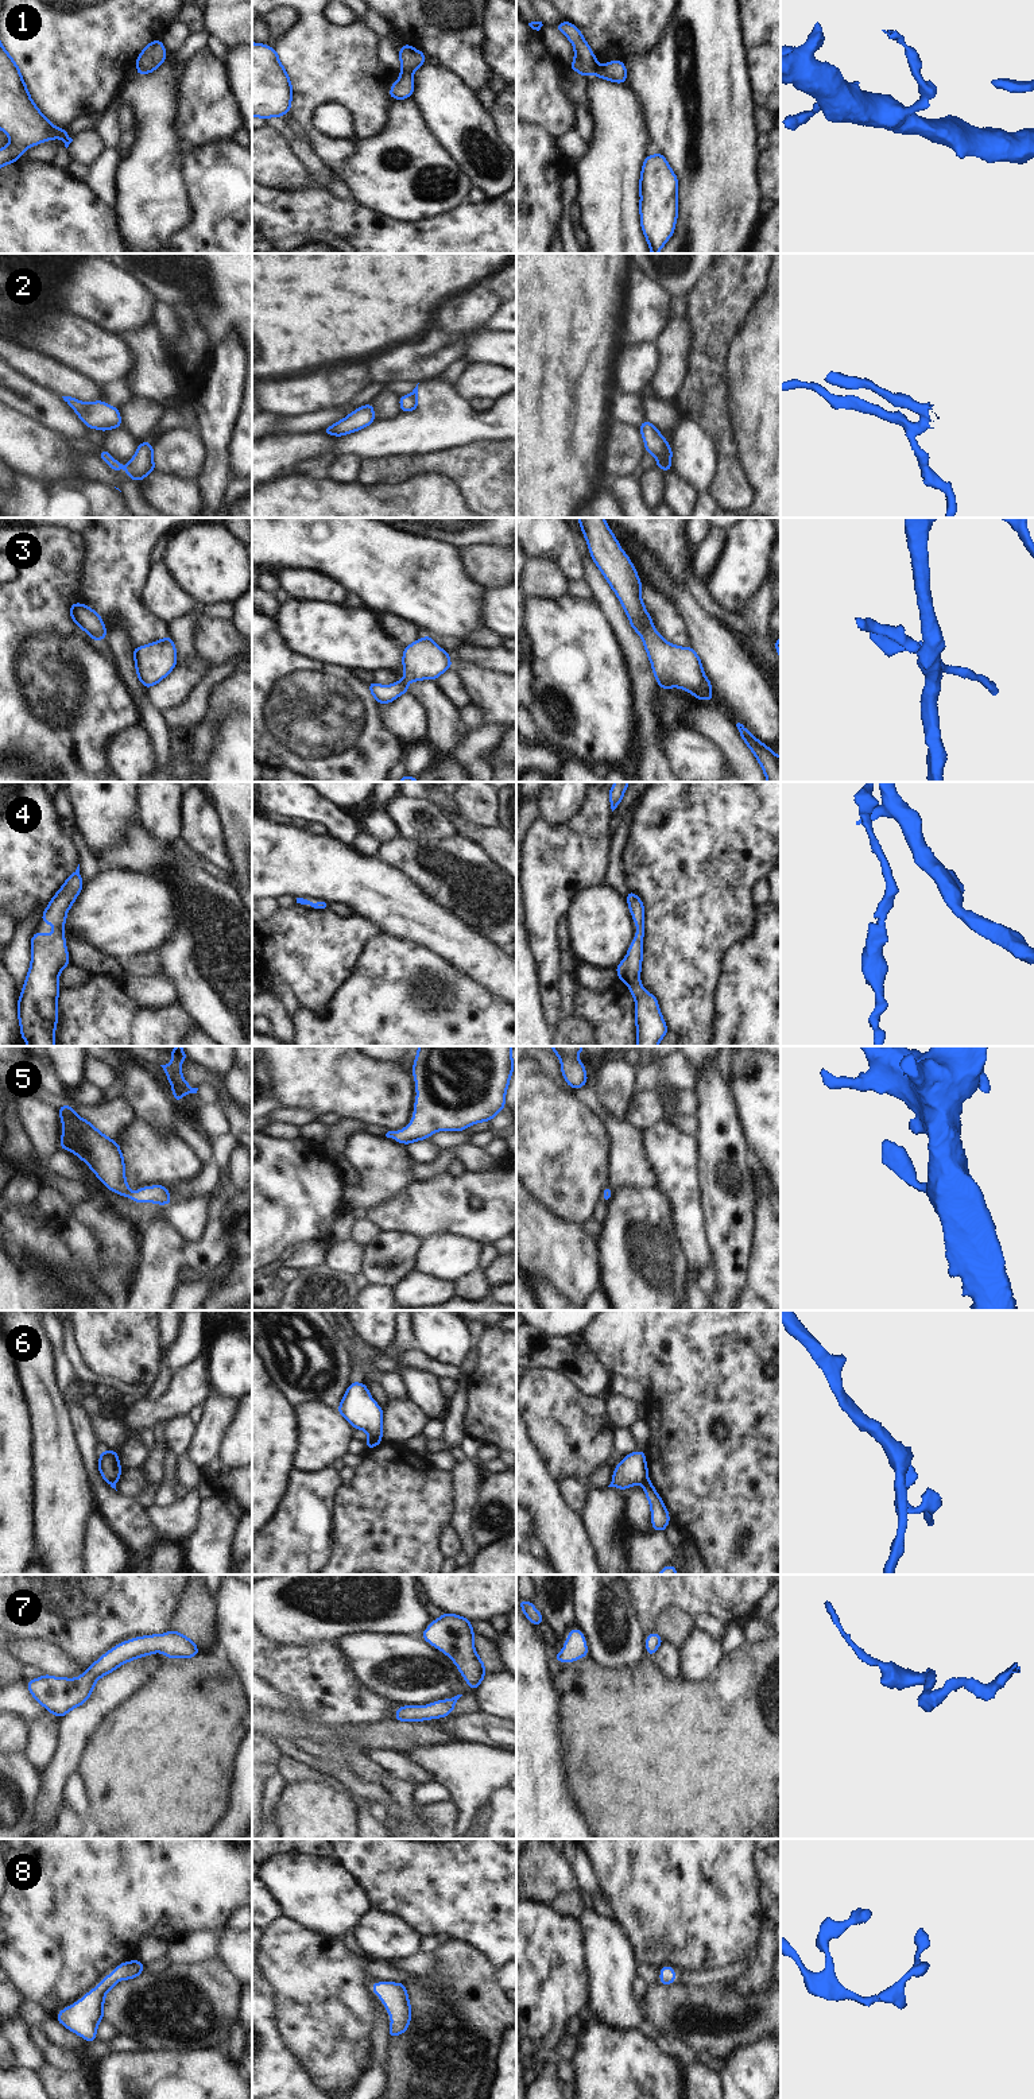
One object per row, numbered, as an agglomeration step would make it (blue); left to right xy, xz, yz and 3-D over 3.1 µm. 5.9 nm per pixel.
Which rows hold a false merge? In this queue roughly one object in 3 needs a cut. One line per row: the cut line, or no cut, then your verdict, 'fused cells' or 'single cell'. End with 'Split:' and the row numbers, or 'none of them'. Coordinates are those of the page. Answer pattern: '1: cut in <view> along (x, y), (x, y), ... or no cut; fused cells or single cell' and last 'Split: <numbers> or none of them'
1: cut in xz along (402, 68), (411, 74); fused cells
2: cut in xy along (151, 446), (153, 469); fused cells
3: no cut; single cell
4: no cut; single cell
5: no cut; single cell
6: cut in xz along (368, 1437), (380, 1439); fused cells
7: no cut; single cell
8: no cut; single cell
Split: 1, 2, 6

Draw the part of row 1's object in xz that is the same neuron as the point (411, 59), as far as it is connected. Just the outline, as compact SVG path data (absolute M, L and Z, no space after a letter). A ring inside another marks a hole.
M404 43L403 47L398 51L398 57L400 59L402 69L413 74L422 65L425 65L426 54L414 49L411 44Z

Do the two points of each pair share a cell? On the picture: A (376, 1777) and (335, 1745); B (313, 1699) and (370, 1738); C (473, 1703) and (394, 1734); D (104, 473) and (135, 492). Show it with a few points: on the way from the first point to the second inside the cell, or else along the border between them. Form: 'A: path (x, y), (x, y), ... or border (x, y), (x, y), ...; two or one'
A: path (366, 1769), (345, 1750); one
B: border (384, 1720), (376, 1724), (325, 1730); two
C: path (453, 1715), (430, 1732), (414, 1734); one
D: path (112, 477), (119, 479), (127, 485); one

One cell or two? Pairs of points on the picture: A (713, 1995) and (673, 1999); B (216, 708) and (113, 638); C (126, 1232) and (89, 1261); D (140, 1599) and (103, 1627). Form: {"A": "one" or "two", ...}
{"A": "one", "B": "two", "C": "two", "D": "one"}

